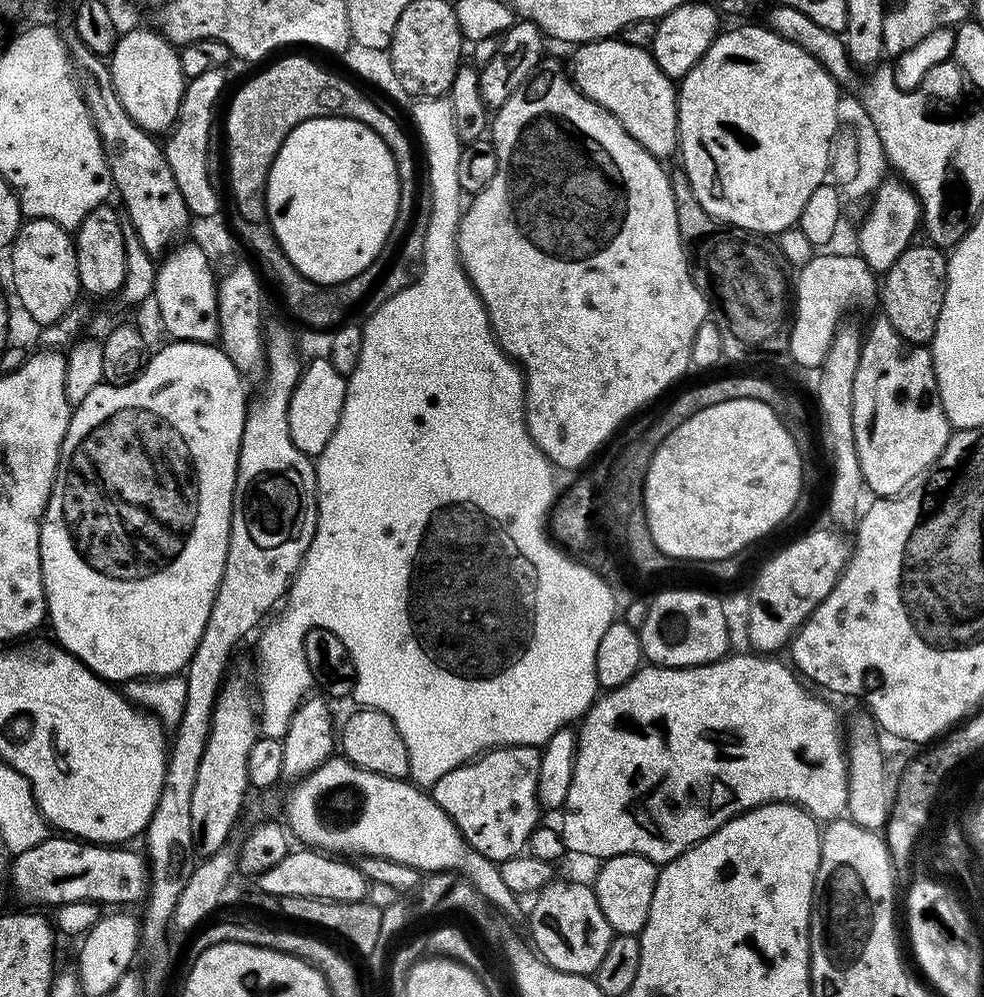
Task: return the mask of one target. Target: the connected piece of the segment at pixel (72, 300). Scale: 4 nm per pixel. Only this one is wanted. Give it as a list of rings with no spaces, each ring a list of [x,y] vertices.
[[[46,218],[25,219],[14,238],[10,255],[12,255],[12,288],[16,291],[16,296],[20,299],[25,314],[38,324],[37,326],[56,323],[68,311],[77,307],[76,299],[82,296],[82,289],[78,278],[76,246],[69,229],[58,226]]]

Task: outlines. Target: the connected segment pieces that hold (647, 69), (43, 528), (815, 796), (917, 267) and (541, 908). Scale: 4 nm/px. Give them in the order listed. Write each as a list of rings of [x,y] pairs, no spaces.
[[[623,38],[595,40],[575,49],[570,75],[577,88],[601,104],[651,156],[675,157],[680,146],[680,105],[673,77],[658,66],[647,48],[630,46]]]
[[[172,340],[166,344],[157,347],[153,351],[157,352],[147,357],[146,363],[131,380],[103,382],[73,407],[66,438],[60,447],[54,486],[44,511],[44,520],[40,524],[40,561],[44,600],[48,603],[46,620],[49,625],[52,623],[51,635],[55,643],[65,648],[70,655],[77,656],[93,674],[109,682],[183,673],[202,638],[202,630],[206,630],[206,618],[210,618],[210,610],[214,606],[216,591],[226,566],[232,525],[232,499],[246,415],[245,381],[224,349],[215,343]]]
[[[727,654],[712,664],[694,665],[693,668],[644,666],[622,686],[605,691],[593,703],[578,724],[574,776],[570,778],[570,794],[566,794],[564,803],[566,811],[563,813],[565,816],[562,835],[564,847],[569,853],[593,856],[596,862],[609,860],[611,856],[634,854],[645,856],[657,866],[663,866],[677,860],[698,841],[714,834],[727,820],[732,820],[744,812],[751,812],[763,804],[796,804],[806,809],[817,822],[831,822],[847,809],[848,761],[846,740],[842,735],[842,716],[840,720],[839,714],[823,700],[825,697],[813,691],[787,663],[784,665],[782,661],[776,660],[780,658],[772,654],[751,655]]]
[[[913,243],[897,261],[883,273],[878,288],[878,300],[882,313],[894,330],[907,343],[931,345],[934,330],[938,326],[938,314],[942,314],[942,302],[948,285],[948,256],[931,243]]]
[[[553,879],[535,893],[532,909],[527,909],[528,932],[532,935],[530,944],[538,953],[541,960],[547,962],[552,968],[562,970],[566,974],[578,974],[579,976],[592,976],[595,973],[598,962],[602,962],[606,954],[606,946],[610,946],[614,935],[610,922],[606,922],[606,914],[602,914],[602,906],[598,906],[595,887],[579,884],[576,880]]]

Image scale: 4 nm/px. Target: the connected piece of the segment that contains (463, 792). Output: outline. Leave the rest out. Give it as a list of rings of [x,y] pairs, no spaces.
[[[506,746],[489,748],[474,760],[442,774],[430,790],[432,801],[451,818],[465,842],[487,860],[503,862],[521,855],[529,847],[531,834],[541,823],[542,805],[538,795],[538,762],[540,748],[536,746]]]

